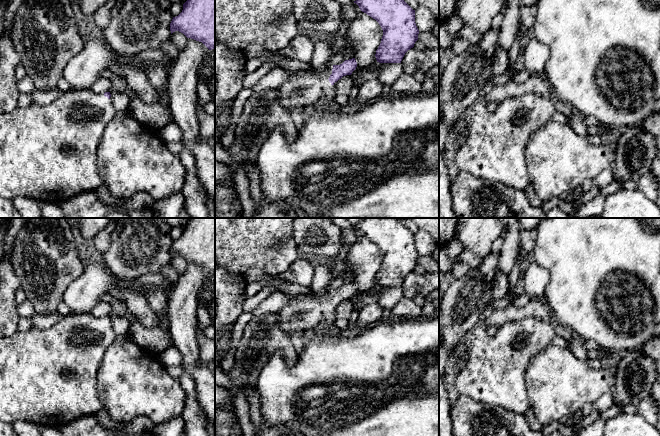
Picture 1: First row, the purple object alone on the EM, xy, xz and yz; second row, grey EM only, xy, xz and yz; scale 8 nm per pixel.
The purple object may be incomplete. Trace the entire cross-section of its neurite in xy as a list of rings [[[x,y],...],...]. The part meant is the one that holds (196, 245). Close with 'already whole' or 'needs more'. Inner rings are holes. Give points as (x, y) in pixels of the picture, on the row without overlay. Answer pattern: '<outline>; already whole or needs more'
[[[189,218],[187,225],[183,228],[182,236],[173,241],[170,247],[171,258],[175,255],[183,257],[187,262],[202,266],[209,274],[215,272],[215,218]]]; already whole

